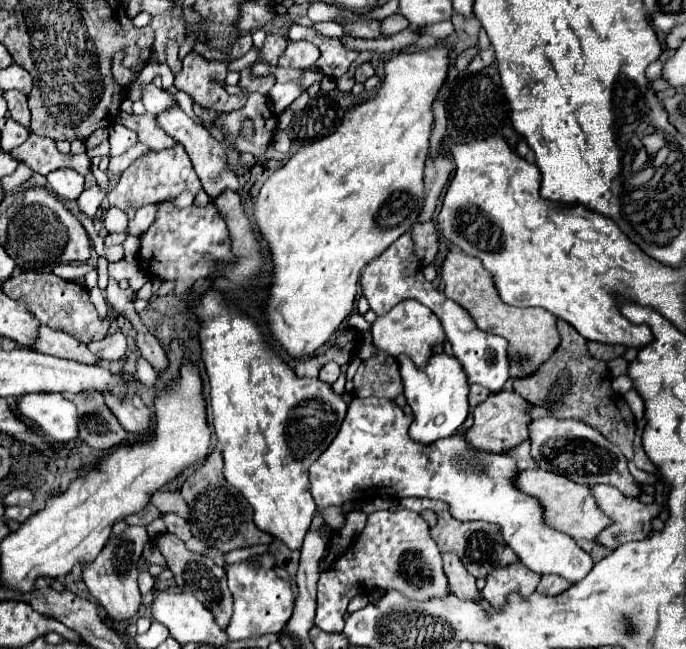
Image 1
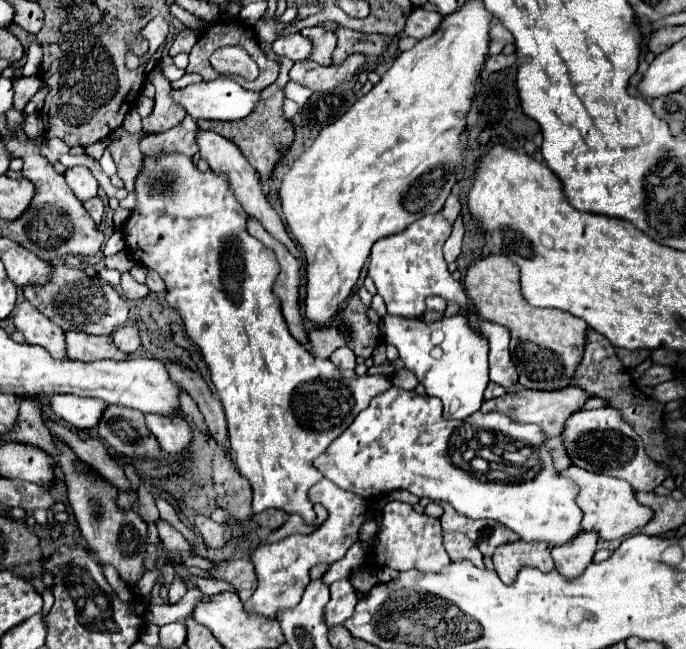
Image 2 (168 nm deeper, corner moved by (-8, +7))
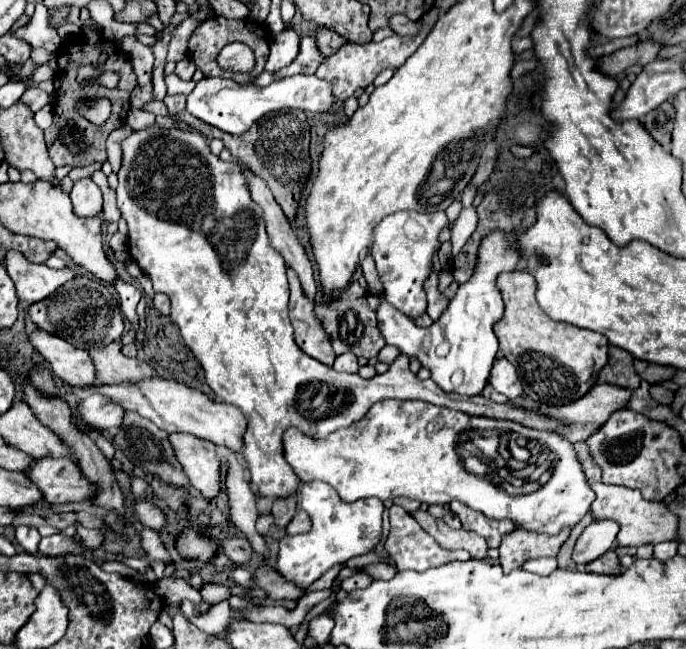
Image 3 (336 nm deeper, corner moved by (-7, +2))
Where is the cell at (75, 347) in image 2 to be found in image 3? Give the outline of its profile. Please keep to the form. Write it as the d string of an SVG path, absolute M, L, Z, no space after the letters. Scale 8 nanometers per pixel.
M110 343L102 349L88 351L96 369L96 379L100 383L124 383L124 381L138 381L140 377L152 377L156 371L140 361L130 359L120 351L120 343Z

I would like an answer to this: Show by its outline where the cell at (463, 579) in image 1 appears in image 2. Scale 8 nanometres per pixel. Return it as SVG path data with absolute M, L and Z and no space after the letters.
M443 532L443 546L451 560L467 558L467 560L475 562L479 568L483 566L481 552L477 550L477 546L473 546L469 536L465 536L463 532Z

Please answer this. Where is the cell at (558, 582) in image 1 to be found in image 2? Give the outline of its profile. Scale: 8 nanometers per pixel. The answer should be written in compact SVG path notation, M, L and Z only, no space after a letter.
M581 530L581 536L577 536L573 542L553 548L551 556L555 560L555 568L563 576L577 578L591 564L593 554L597 552L597 540L599 540L597 532Z

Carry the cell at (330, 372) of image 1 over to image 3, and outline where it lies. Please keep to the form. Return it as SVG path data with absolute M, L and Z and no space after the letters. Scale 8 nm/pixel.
M354 353L338 355L336 361L334 361L334 369L336 369L336 371L344 371L344 373L356 373L356 371L358 371L356 355L354 355Z

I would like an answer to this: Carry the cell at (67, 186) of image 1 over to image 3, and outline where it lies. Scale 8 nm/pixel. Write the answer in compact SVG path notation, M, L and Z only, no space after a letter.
M90 177L74 181L70 199L72 199L74 211L80 217L94 217L94 215L100 215L102 211L102 193Z

